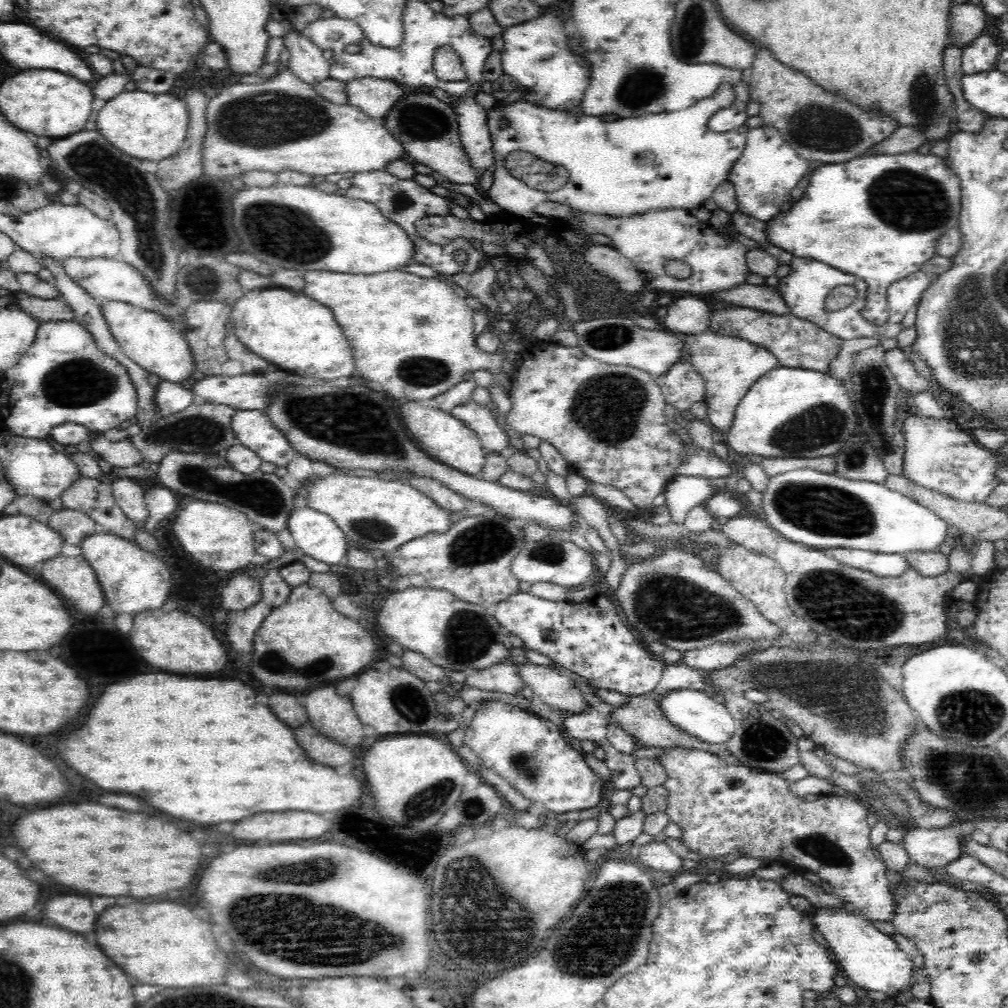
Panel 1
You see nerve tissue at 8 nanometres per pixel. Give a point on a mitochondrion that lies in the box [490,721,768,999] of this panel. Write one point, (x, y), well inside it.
(614, 929)

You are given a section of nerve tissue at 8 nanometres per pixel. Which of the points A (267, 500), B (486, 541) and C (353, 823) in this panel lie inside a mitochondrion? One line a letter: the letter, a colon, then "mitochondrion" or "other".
A: mitochondrion
B: mitochondrion
C: other

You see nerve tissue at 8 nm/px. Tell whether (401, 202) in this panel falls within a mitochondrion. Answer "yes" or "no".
yes

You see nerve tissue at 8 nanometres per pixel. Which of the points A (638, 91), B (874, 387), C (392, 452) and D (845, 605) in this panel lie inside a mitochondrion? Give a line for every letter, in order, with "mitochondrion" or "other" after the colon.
A: mitochondrion
B: mitochondrion
C: mitochondrion
D: mitochondrion

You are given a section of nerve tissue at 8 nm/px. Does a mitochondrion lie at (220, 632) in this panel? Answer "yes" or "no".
no

